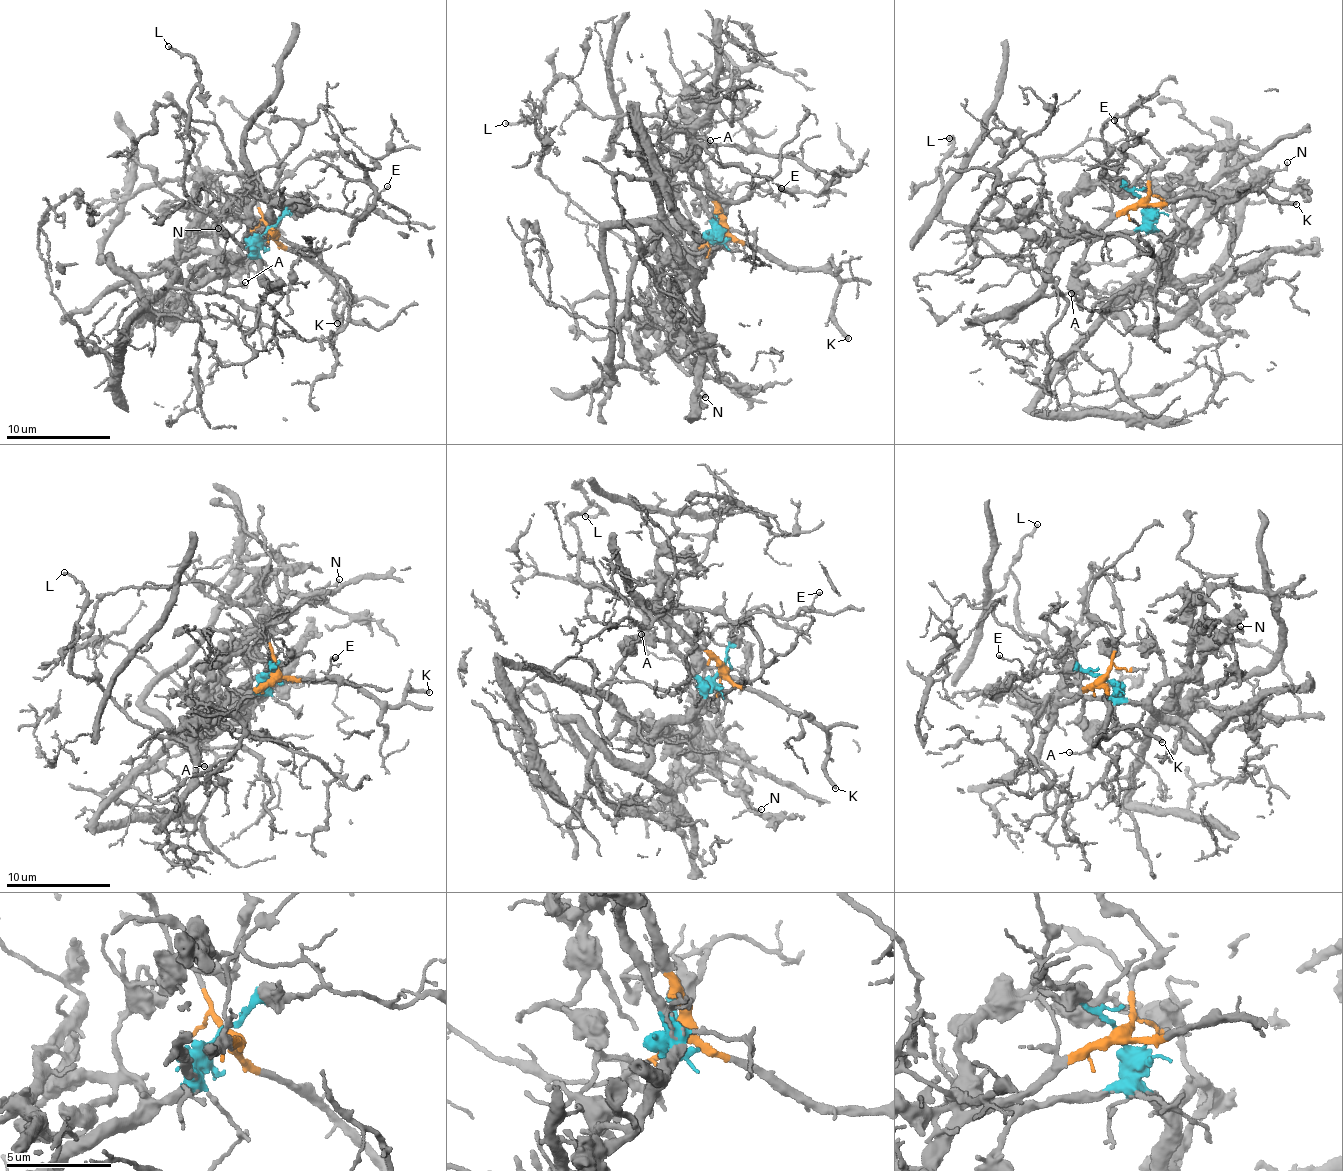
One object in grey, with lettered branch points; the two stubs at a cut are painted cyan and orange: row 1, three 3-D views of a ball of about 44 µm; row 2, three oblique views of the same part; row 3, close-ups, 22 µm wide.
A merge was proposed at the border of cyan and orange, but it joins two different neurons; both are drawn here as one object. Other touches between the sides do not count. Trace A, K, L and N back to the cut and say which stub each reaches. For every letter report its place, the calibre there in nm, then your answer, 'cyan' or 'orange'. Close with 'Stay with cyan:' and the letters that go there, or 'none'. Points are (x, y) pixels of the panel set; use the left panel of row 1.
A: (245, 282) | 140 nm | cyan
K: (337, 323) | 240 nm | orange
L: (168, 46) | 160 nm | orange
N: (218, 228) | 190 nm | cyan
Stay with cyan: A, N

